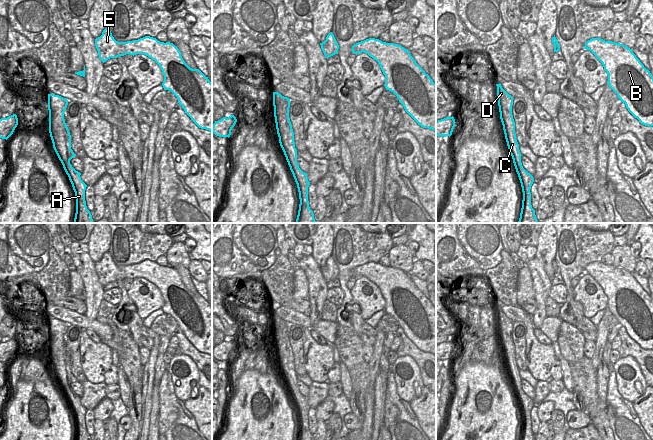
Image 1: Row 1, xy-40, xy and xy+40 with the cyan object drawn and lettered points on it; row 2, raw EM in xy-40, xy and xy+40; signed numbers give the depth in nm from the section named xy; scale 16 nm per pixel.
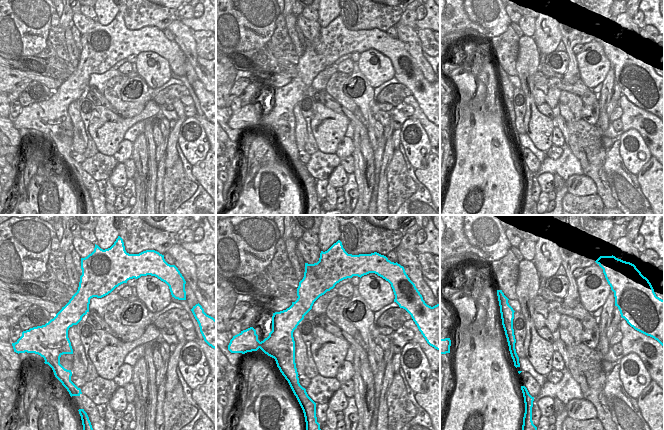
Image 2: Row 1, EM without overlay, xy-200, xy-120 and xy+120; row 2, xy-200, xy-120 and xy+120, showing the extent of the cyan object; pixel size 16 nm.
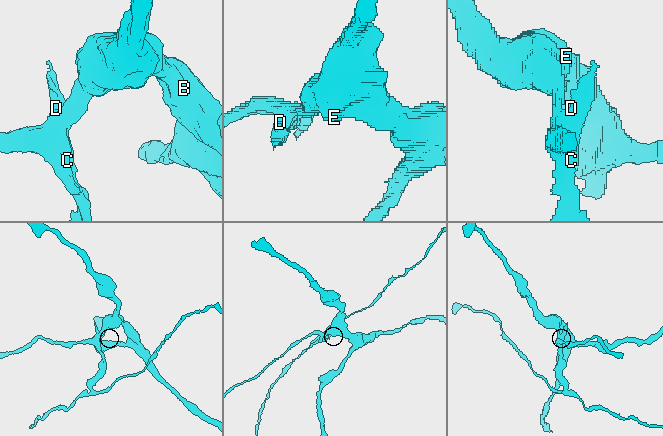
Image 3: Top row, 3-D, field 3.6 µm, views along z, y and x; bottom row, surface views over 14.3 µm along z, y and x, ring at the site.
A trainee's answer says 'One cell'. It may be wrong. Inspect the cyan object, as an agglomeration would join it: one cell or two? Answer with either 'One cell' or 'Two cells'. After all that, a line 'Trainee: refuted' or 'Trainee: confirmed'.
Two cells
Trainee: refuted

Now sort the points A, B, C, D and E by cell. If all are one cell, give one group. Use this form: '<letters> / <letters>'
A C D / B E

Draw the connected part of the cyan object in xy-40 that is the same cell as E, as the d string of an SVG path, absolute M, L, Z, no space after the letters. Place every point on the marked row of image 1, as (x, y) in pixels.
M109 27L102 35L95 39L95 46L99 59L104 63L110 58L117 58L126 54L144 54L154 60L164 75L162 86L164 90L171 91L178 99L185 113L201 129L212 132L212 83L199 69L190 68L181 56L179 49L170 42L160 42L156 38L145 36L138 40L118 42L112 36Z

